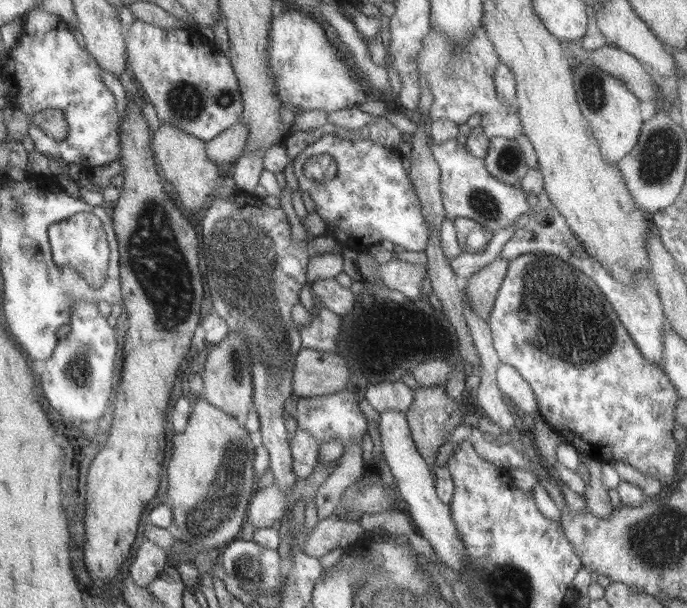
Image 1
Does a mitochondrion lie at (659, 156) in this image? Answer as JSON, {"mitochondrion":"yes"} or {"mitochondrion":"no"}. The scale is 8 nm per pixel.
{"mitochondrion":"yes"}

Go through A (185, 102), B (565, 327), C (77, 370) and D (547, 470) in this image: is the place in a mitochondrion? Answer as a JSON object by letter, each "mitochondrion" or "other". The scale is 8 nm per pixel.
{"A":"mitochondrion","B":"mitochondrion","C":"mitochondrion","D":"other"}

